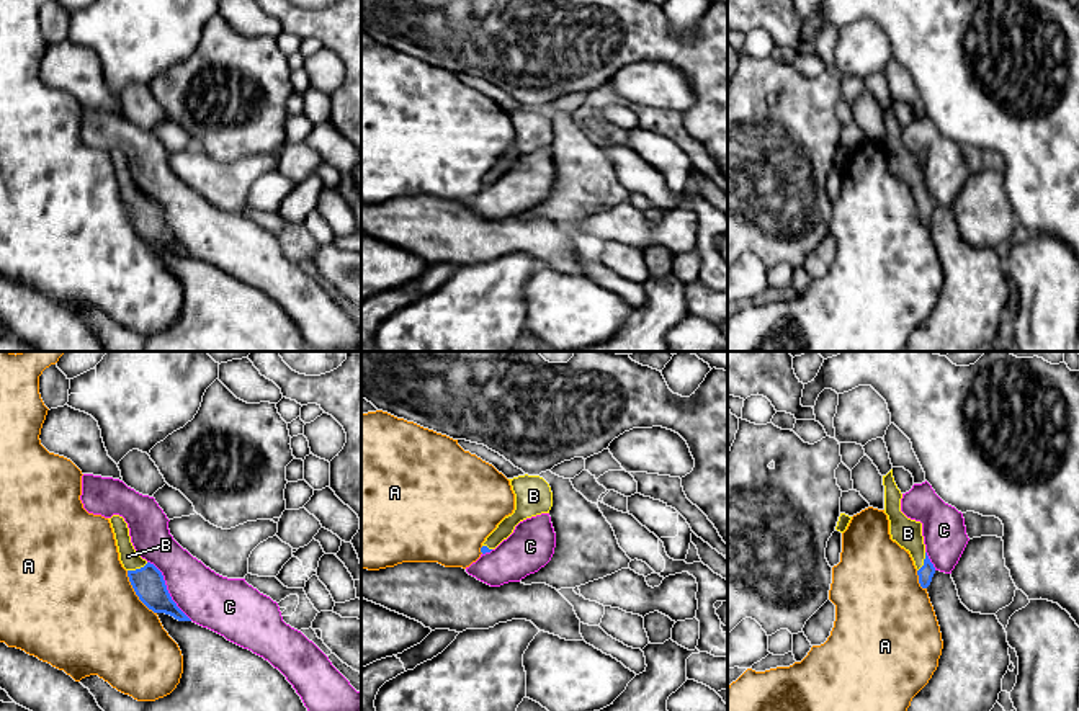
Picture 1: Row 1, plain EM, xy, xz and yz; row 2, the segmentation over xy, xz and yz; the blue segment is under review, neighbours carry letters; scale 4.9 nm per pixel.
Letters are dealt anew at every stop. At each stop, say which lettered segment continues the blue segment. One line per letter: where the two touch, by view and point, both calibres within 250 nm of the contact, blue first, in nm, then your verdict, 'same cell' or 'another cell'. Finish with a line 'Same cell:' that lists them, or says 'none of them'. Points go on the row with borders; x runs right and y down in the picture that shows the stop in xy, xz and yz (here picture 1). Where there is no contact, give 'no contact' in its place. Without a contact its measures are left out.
A: xy (136, 594) | 160/500 nm | another cell
B: xy (138, 569) | 160/90 nm | same cell
C: xy (167, 590) | 160/260 nm | another cell
Same cell: B

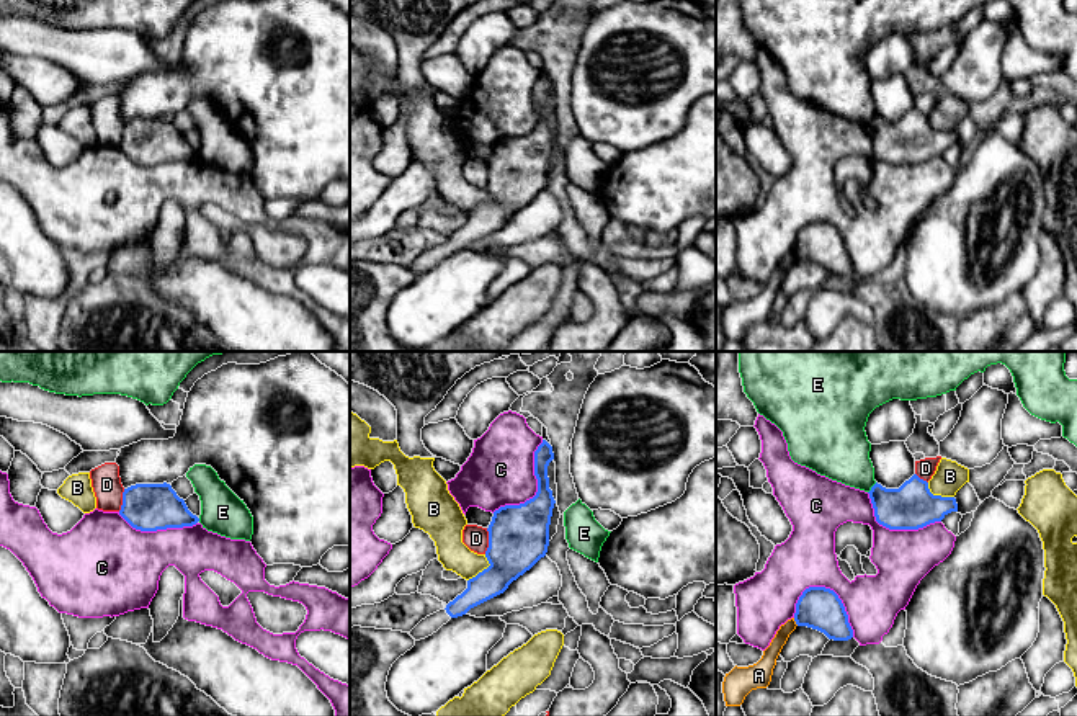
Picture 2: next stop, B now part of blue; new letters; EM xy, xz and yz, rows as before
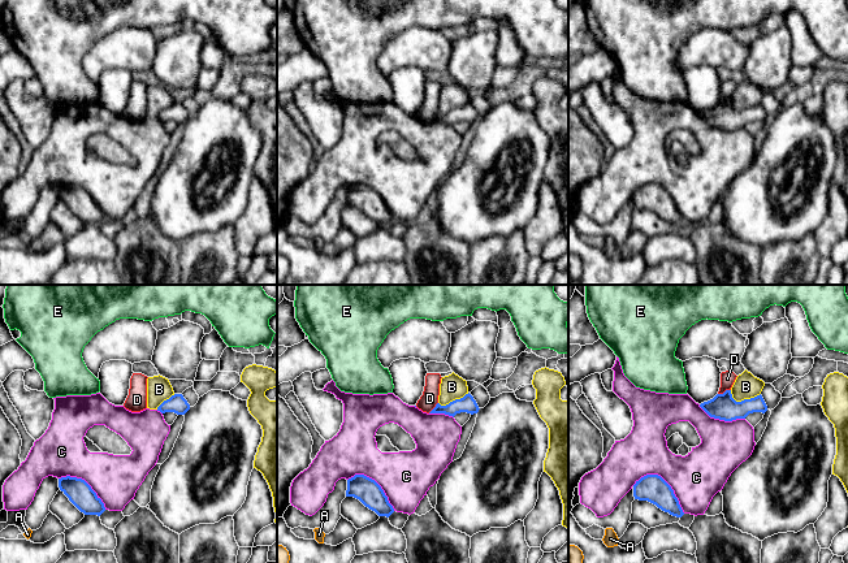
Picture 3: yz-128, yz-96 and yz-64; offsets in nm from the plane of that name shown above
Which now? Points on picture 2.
A: yz (795, 620) | 200/80 nm | another cell
B: xz (484, 569) | 300/150 nm | another cell
C: yz (839, 599) | 200/280 nm | another cell
D: xz (489, 541) | 300/120 nm | another cell
E: yz (871, 487) | 220/300 nm | another cell
Same cell: none of them

